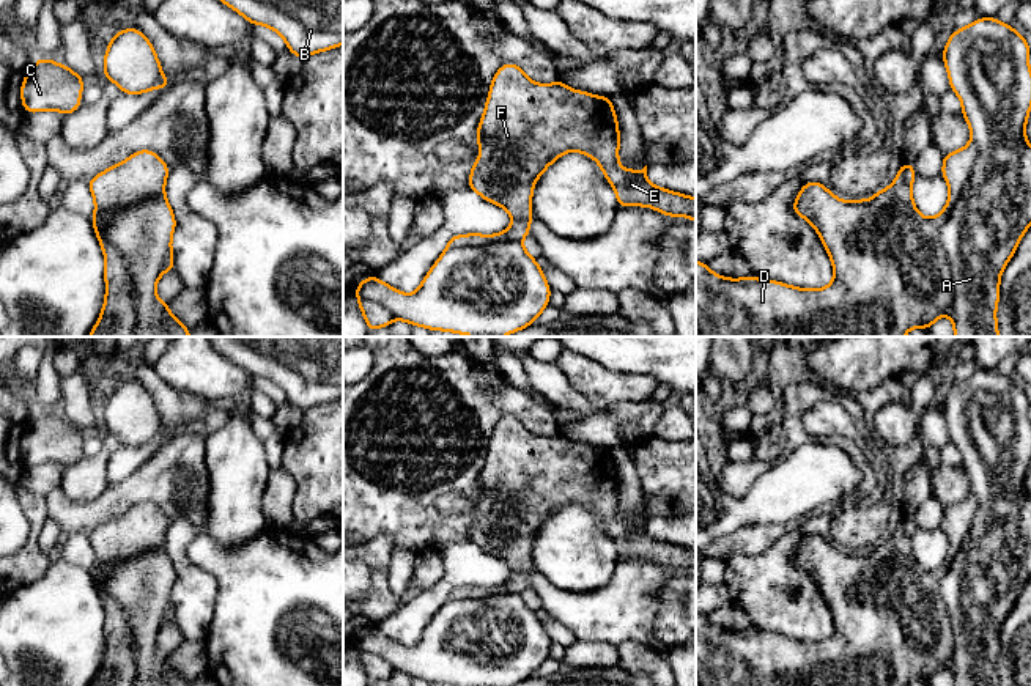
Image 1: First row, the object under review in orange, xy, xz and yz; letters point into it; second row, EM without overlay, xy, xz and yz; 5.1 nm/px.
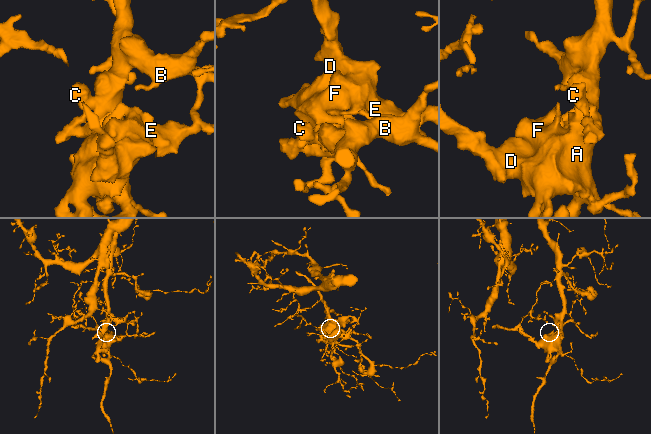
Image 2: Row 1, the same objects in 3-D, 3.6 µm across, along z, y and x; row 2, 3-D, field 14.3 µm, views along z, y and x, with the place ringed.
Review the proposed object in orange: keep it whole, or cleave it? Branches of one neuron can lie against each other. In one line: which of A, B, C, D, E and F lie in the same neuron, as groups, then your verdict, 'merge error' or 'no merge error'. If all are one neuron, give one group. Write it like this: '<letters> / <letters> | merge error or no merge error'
A B C D E F | no merge error

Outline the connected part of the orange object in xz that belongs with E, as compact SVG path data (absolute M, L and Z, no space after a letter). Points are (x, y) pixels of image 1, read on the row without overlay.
M505 415L493 430L485 464L477 478L474 494L480 499L482 508L471 516L472 524L467 541L472 541L486 554L502 559L513 570L512 577L499 587L471 585L452 588L447 601L431 618L414 647L405 647L375 628L364 631L356 639L354 647L368 684L392 677L395 670L428 683L455 686L513 686L534 677L549 658L551 639L537 612L523 599L521 592L530 587L530 571L534 570L532 543L537 532L557 510L568 503L579 503L600 516L608 535L614 538L619 560L649 559L664 568L683 568L696 574L694 549L653 538L647 533L647 518L641 524L619 519L620 486L611 450L570 442L562 433L548 437L535 436L518 417Z

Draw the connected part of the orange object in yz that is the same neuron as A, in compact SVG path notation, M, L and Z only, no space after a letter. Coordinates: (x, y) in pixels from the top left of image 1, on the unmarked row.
M979 370L965 381L954 382L943 403L951 442L962 453L962 467L971 481L971 494L943 507L941 529L949 538L949 551L937 570L922 570L911 549L916 524L902 516L894 535L872 551L842 554L819 533L798 543L792 562L807 573L820 588L834 621L833 634L819 642L804 642L776 633L726 631L696 614L696 686L907 686L913 680L930 683L941 669L952 670L954 686L998 686L996 656L1000 631L1025 584L1031 577L1031 497L1025 480L1031 461L1029 396L1012 378L996 370Z

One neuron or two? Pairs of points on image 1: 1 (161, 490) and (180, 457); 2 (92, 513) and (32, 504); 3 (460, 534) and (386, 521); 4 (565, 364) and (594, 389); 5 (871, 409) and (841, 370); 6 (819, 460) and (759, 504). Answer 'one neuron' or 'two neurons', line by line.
1: one neuron
2: two neurons
3: one neuron
4: one neuron
5: two neurons
6: one neuron

